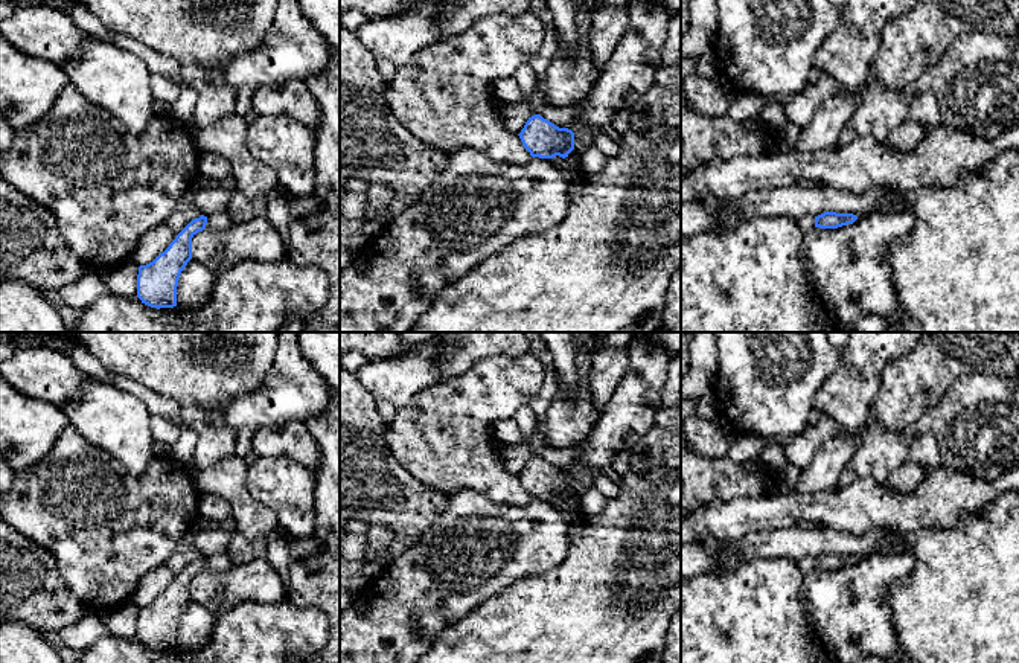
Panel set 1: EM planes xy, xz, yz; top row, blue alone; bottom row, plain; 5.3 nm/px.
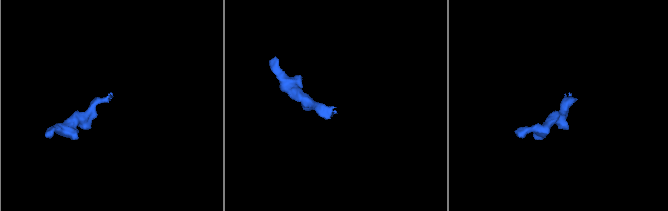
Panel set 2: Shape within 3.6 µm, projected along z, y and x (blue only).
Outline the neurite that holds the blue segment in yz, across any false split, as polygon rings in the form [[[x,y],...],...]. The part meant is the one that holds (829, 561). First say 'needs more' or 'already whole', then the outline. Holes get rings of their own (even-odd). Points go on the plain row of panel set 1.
already whole | [[[824,553],[815,558],[815,569],[838,570],[847,565],[853,565],[856,561],[858,558],[853,555]]]

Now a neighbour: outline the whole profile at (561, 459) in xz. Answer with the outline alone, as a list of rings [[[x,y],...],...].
[[[585,442],[565,450],[553,450],[553,448],[542,448],[538,456],[544,460],[550,462],[559,469],[565,469],[571,466],[573,460],[577,457],[577,454],[583,450]]]

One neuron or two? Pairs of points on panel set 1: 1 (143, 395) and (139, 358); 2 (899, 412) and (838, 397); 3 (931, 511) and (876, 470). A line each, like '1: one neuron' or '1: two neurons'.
1: two neurons
2: two neurons
3: two neurons

